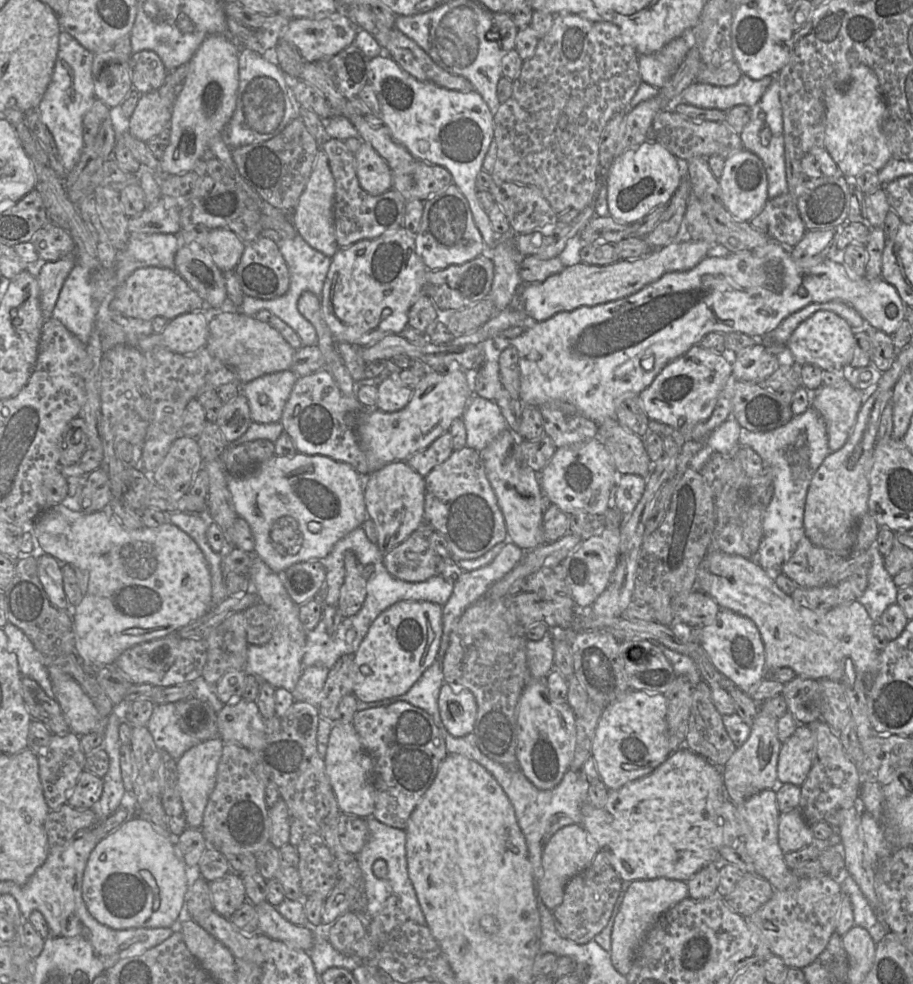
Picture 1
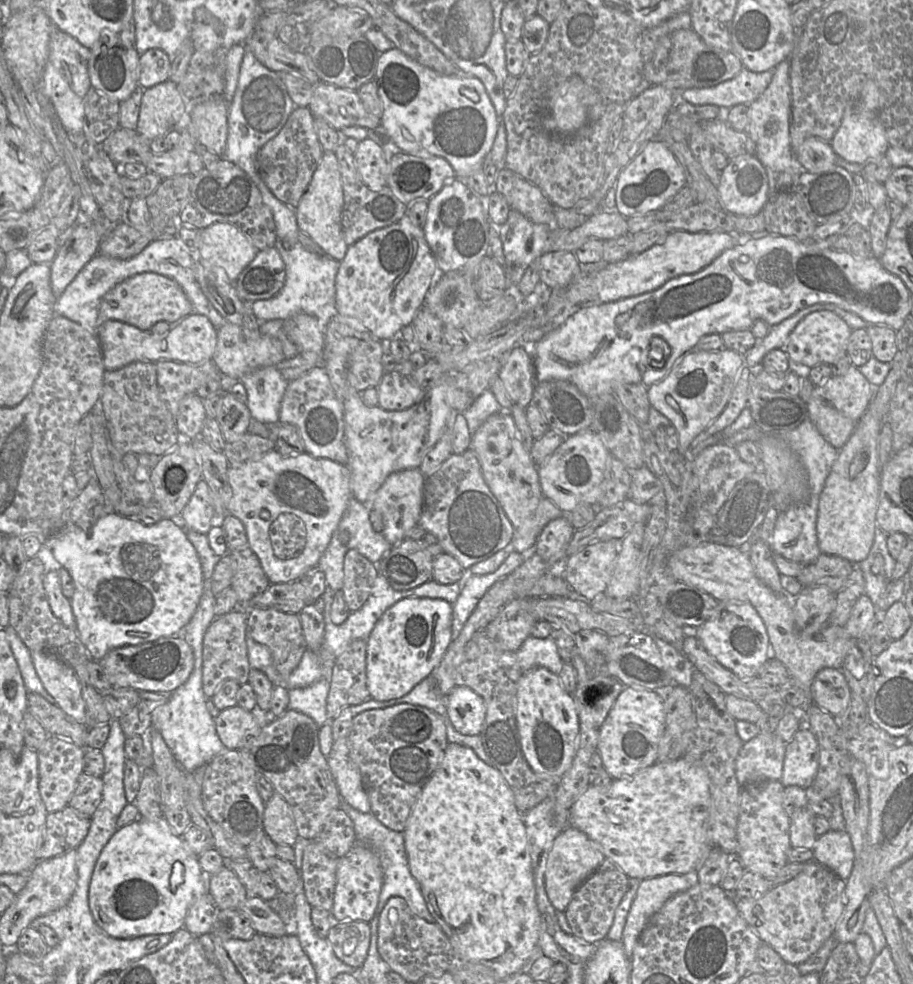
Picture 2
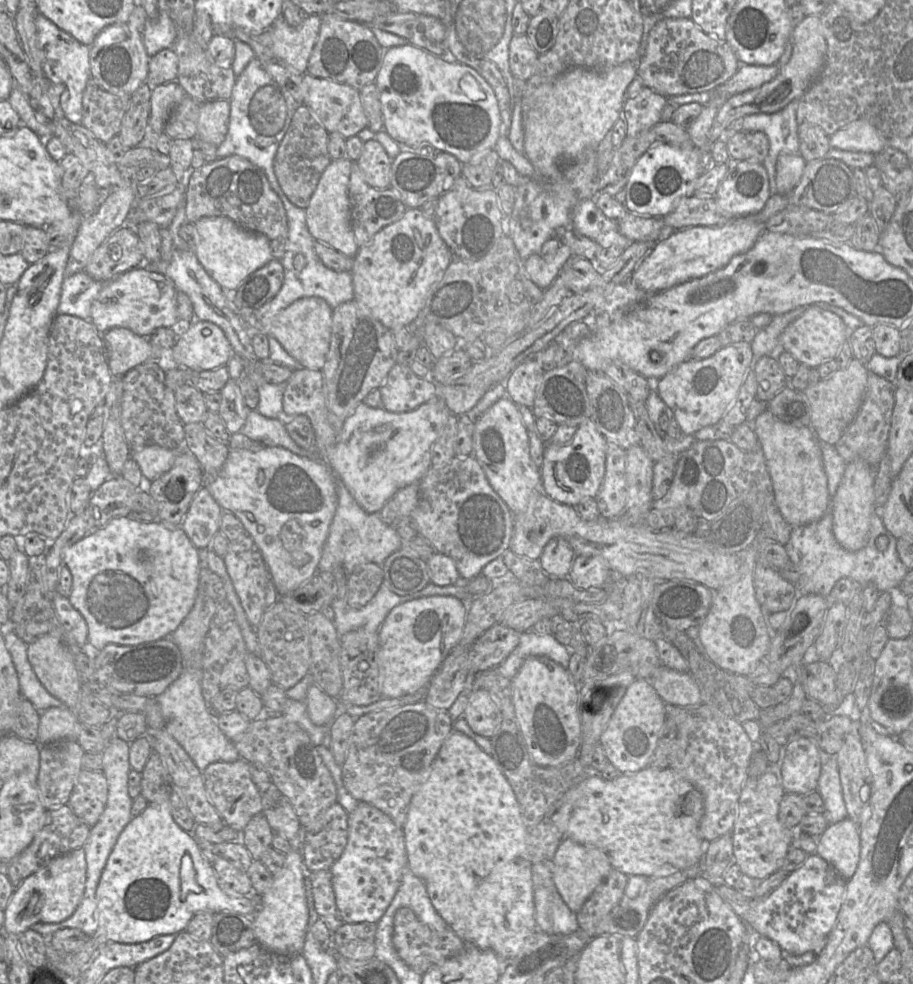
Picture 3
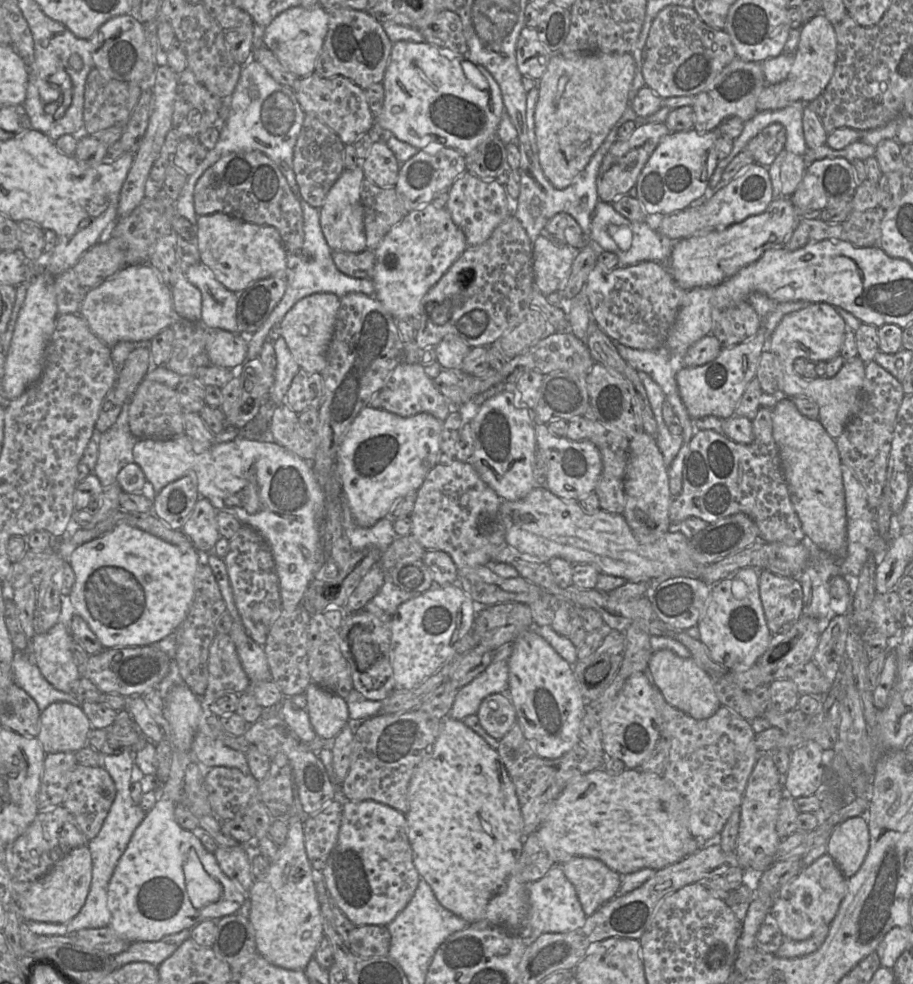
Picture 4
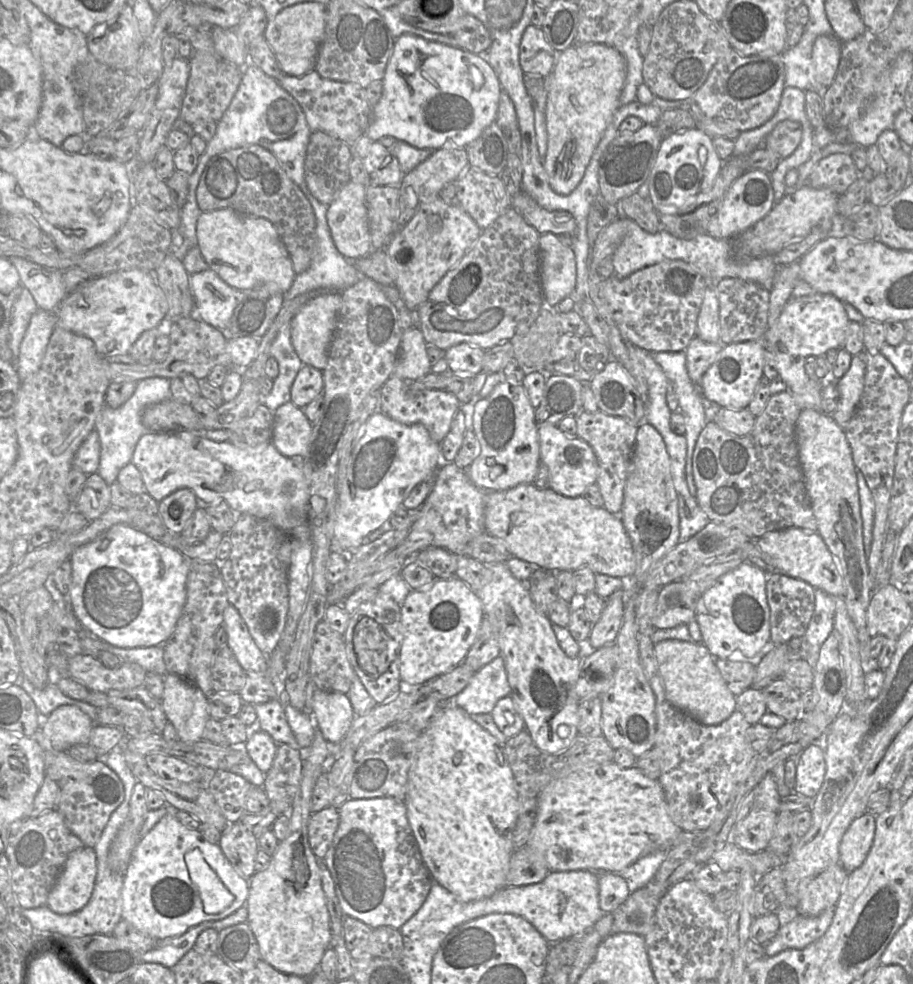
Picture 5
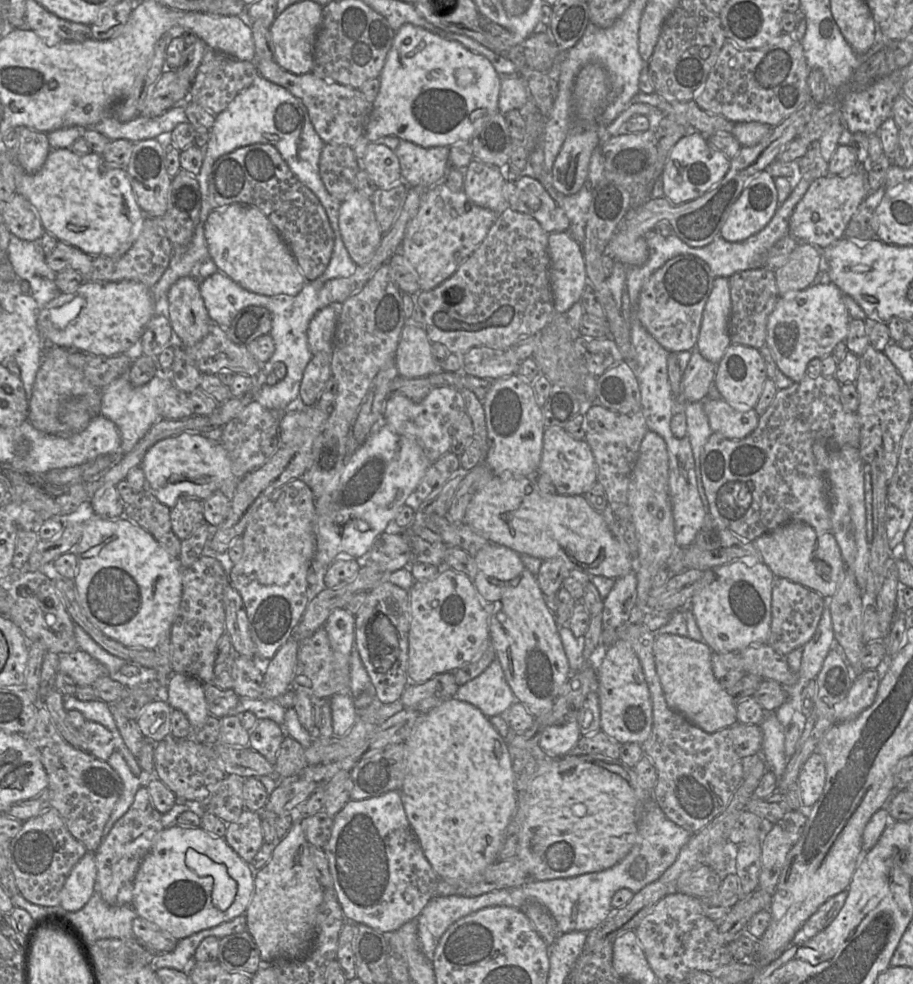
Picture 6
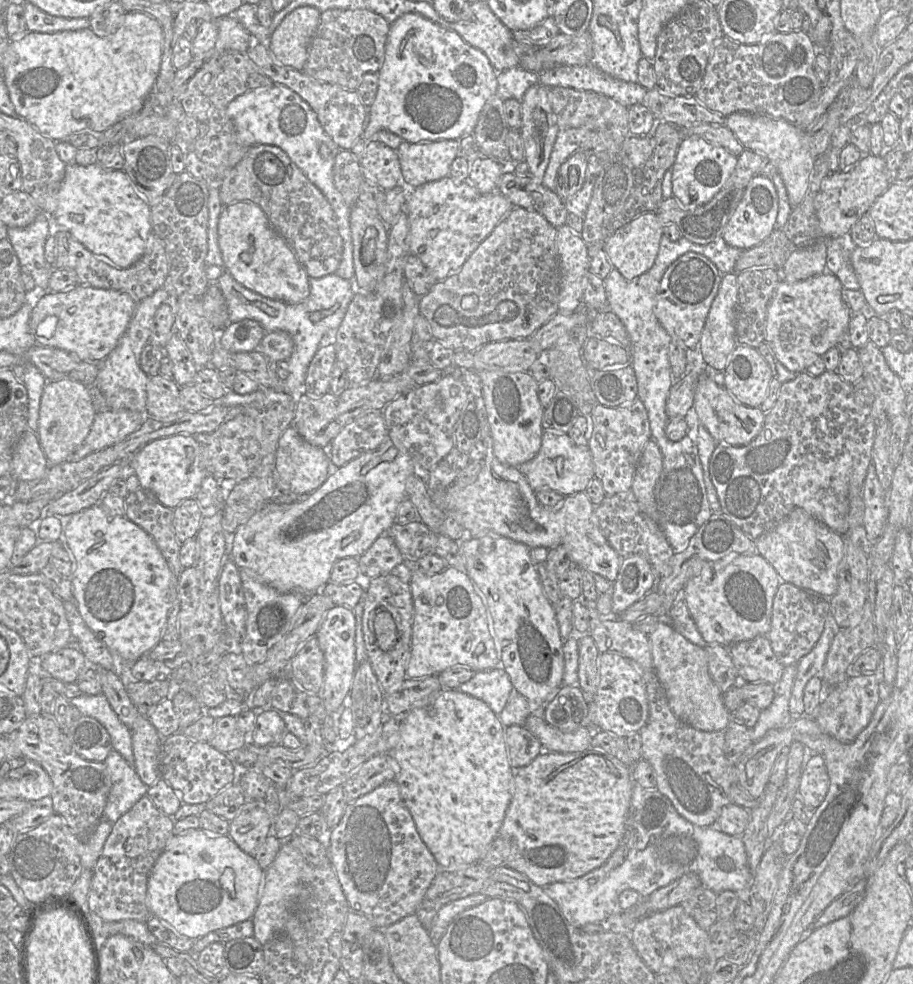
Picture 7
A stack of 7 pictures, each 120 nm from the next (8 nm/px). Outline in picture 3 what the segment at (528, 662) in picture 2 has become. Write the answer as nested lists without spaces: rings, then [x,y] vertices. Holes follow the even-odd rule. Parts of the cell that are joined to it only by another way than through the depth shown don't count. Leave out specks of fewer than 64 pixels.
[[[532,630],[521,633],[518,645],[495,669],[504,677],[512,679],[523,662],[530,656],[545,656],[564,668],[569,664],[569,652],[551,634],[538,634]]]

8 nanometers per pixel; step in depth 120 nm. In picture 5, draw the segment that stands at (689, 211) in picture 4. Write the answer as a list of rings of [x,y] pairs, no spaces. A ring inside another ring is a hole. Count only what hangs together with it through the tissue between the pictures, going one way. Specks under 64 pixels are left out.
[[[760,169],[748,170],[726,192],[719,209],[709,221],[706,234],[714,238],[733,238],[762,219],[774,204],[770,174]]]

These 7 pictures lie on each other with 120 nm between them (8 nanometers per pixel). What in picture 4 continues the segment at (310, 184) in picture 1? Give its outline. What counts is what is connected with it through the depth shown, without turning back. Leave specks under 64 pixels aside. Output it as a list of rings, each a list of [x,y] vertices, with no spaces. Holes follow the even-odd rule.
[[[361,166],[355,169],[345,169],[327,193],[319,209],[323,235],[333,251],[360,253],[366,249],[363,207],[360,198],[360,187],[364,178]]]

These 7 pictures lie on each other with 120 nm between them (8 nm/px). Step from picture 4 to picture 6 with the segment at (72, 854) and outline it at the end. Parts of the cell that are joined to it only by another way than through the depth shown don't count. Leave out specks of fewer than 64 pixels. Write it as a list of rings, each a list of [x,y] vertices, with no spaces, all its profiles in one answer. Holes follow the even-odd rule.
[[[88,851],[66,878],[60,894],[60,906],[70,912],[84,907],[95,891],[96,878],[95,853]]]

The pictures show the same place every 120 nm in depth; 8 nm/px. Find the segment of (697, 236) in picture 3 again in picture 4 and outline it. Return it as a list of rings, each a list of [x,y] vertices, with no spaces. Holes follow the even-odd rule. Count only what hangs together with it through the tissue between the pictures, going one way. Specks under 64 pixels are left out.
[[[780,194],[759,214],[725,228],[677,240],[666,265],[677,284],[687,291],[694,287],[716,286],[756,261],[766,250],[783,247],[799,220],[790,198]]]

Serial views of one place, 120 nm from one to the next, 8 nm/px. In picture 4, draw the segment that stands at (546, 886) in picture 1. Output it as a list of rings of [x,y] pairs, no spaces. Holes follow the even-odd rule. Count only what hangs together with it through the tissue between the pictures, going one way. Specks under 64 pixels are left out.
[[[576,856],[559,865],[574,886],[586,916],[592,915],[619,893],[621,875],[598,859]]]

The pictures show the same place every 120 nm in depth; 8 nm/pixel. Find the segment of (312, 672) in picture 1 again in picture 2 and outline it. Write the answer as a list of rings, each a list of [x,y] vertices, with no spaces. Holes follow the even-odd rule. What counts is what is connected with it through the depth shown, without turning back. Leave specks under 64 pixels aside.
[[[321,678],[309,686],[289,690],[289,709],[311,717],[320,728],[328,721],[326,703],[329,689],[330,681]]]

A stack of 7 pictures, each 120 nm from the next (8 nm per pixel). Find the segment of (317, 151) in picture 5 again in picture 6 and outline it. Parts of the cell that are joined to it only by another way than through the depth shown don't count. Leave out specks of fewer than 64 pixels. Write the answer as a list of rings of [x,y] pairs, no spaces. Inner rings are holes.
[[[325,143],[319,159],[319,174],[329,194],[344,201],[356,190],[356,176],[362,167],[352,147]]]

